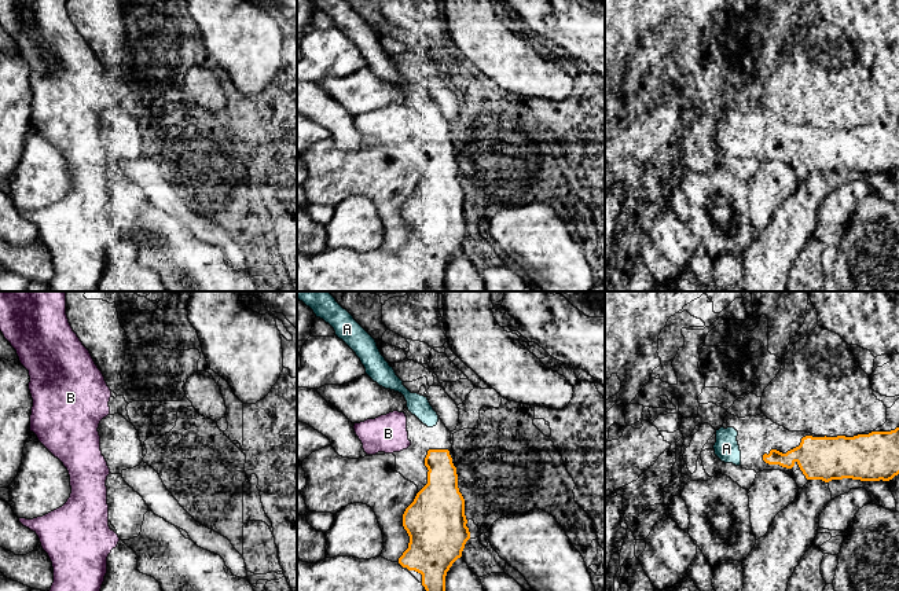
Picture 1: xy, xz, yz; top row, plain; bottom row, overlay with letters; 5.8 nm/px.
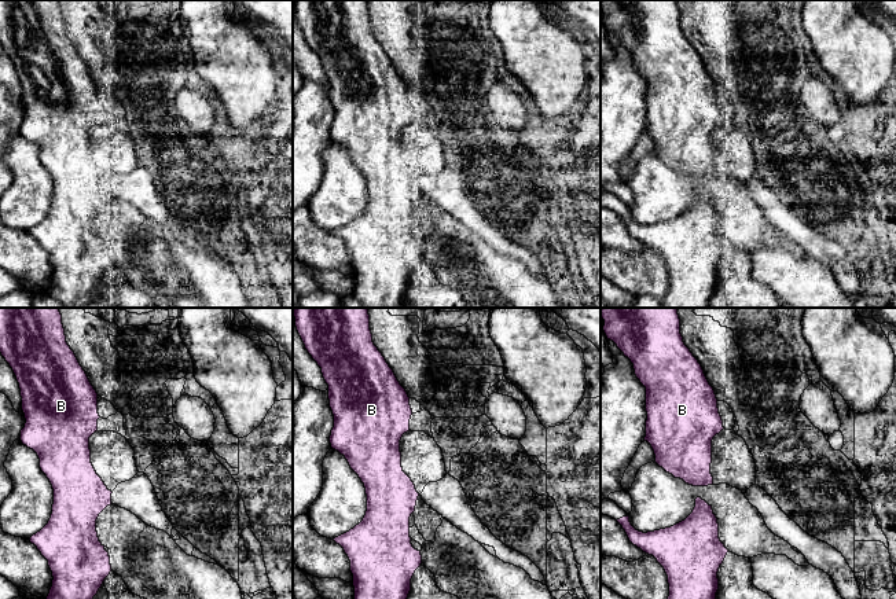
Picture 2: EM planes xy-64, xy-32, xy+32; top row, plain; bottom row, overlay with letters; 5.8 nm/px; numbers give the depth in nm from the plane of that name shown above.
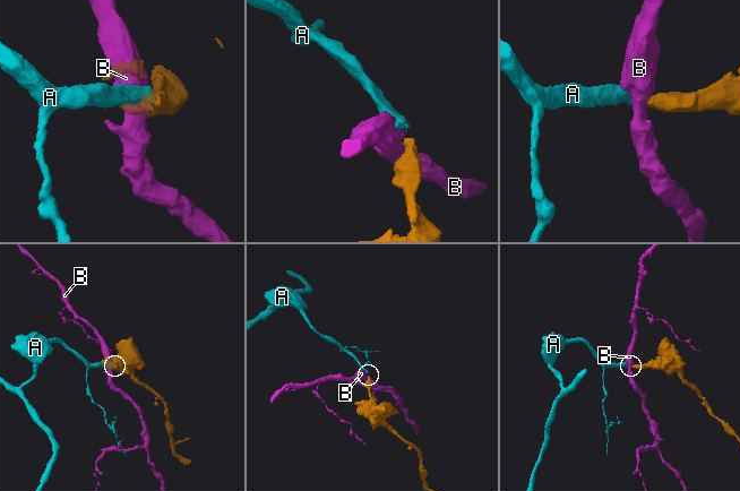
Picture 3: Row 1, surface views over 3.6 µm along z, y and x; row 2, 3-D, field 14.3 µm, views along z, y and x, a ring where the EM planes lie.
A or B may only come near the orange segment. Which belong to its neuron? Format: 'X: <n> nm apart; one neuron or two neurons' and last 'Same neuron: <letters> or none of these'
A: 140 nm apart; one neuron
B: 110 nm apart; two neurons
Same neuron: A

